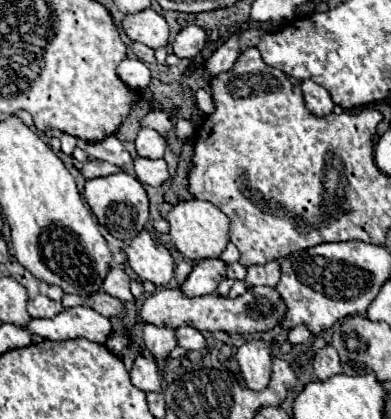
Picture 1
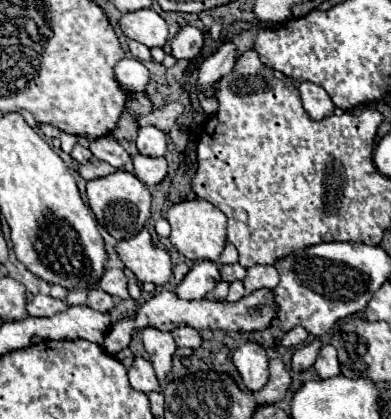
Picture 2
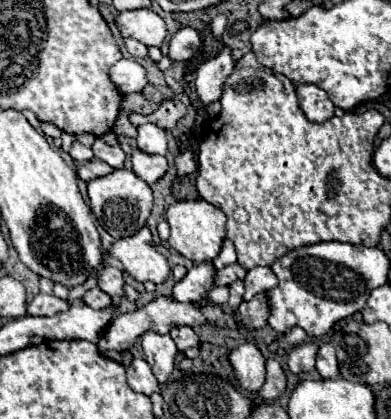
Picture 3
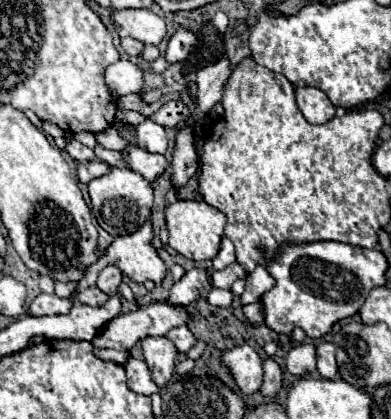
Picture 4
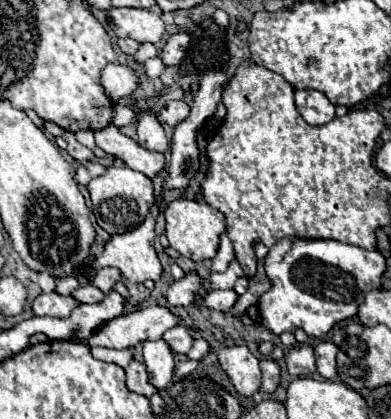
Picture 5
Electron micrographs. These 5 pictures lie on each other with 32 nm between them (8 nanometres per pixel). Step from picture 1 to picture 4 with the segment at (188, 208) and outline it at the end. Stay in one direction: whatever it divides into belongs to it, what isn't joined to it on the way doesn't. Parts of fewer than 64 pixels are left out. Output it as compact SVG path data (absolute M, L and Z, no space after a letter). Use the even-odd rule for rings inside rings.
M176 200L166 208L166 224L170 230L170 240L168 244L182 256L202 262L202 260L212 260L218 250L220 250L220 240L224 236L224 226L226 226L226 216L216 210L214 206L206 202L196 202L196 200Z

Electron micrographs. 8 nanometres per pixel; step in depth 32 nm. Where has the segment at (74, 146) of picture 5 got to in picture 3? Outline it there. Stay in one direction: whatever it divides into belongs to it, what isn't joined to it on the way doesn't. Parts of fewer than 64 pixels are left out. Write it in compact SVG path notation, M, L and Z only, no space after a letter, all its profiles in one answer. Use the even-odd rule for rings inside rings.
M76 142L76 144L72 146L72 150L70 150L70 156L72 156L76 162L84 162L84 160L90 160L90 158L94 158L92 150L90 150L90 148L86 148L86 146L82 146L80 142Z

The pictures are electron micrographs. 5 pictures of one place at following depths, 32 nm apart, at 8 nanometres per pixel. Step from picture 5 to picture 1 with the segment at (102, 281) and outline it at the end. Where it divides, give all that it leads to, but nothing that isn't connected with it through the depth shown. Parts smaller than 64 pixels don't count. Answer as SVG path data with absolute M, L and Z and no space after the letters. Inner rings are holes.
M114 266L114 268L108 272L102 290L104 290L106 294L122 300L122 302L136 302L136 298L134 298L132 292L130 292L130 276L128 276L122 268L118 268L118 266Z

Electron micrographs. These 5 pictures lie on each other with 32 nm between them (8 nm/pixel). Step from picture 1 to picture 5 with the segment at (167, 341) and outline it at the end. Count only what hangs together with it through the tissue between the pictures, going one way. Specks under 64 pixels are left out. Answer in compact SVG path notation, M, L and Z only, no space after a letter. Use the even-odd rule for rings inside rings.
M146 340L144 348L144 362L150 374L150 384L158 390L166 388L174 376L174 352L168 348L168 342L160 340Z

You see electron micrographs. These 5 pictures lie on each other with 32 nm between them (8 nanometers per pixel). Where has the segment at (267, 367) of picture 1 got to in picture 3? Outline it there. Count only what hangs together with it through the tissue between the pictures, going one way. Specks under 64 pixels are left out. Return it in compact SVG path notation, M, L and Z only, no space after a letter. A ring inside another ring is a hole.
M242 344L228 354L240 384L248 392L258 392L266 380L266 358L256 344Z

